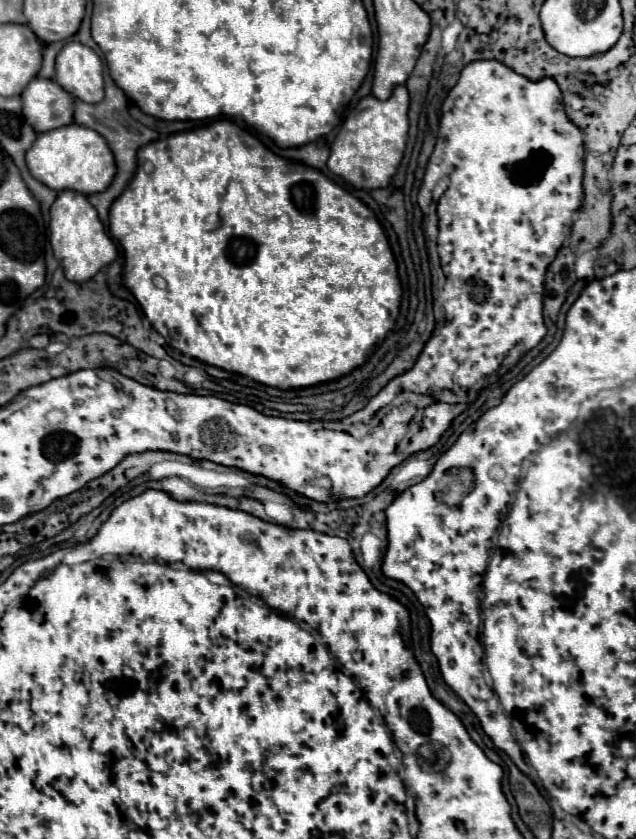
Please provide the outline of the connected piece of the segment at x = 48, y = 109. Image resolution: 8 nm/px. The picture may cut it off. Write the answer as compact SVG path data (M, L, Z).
M32 79L20 97L22 115L36 133L52 131L72 123L72 95L68 95L52 79Z

